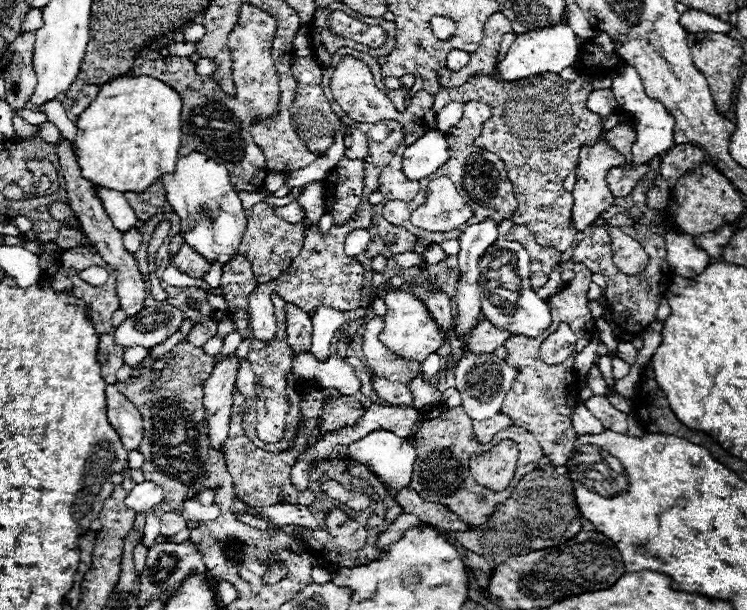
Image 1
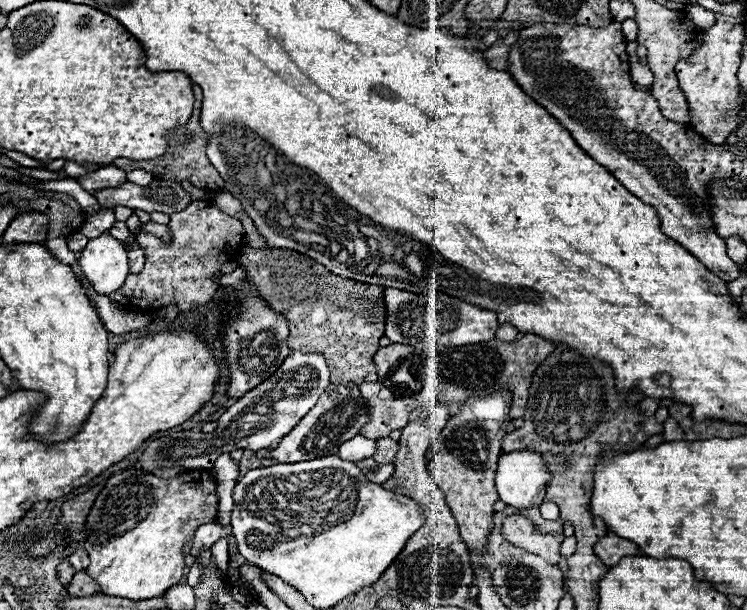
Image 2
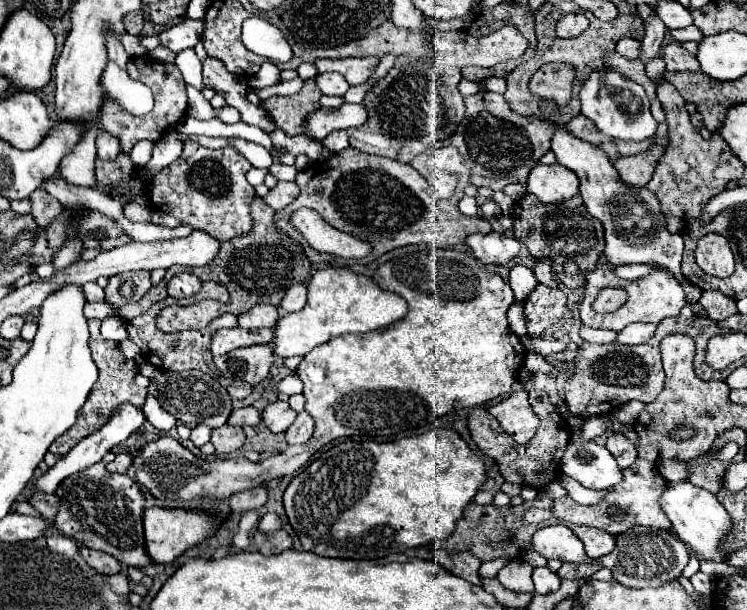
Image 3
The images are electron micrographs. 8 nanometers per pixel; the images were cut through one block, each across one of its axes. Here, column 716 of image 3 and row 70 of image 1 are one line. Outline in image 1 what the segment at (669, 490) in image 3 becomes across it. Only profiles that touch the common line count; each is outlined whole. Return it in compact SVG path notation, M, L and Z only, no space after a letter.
M554 24L554 26L530 30L526 34L518 34L514 44L510 46L506 58L498 64L498 70L500 70L502 80L510 80L510 82L528 78L534 74L544 74L544 72L558 74L560 70L572 66L576 62L576 56L578 56L576 34L566 24Z

